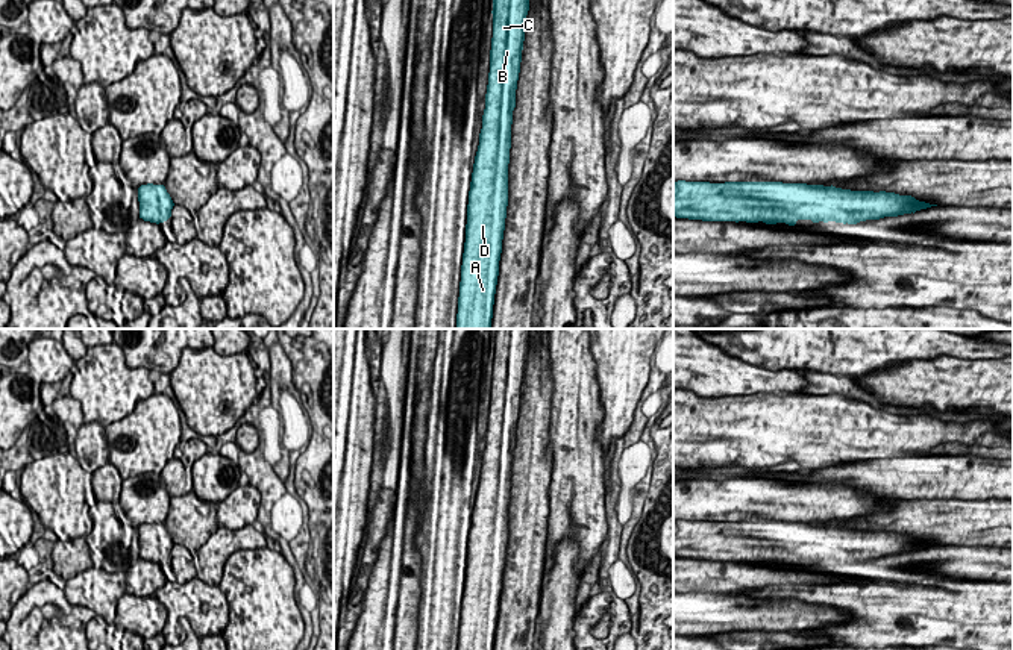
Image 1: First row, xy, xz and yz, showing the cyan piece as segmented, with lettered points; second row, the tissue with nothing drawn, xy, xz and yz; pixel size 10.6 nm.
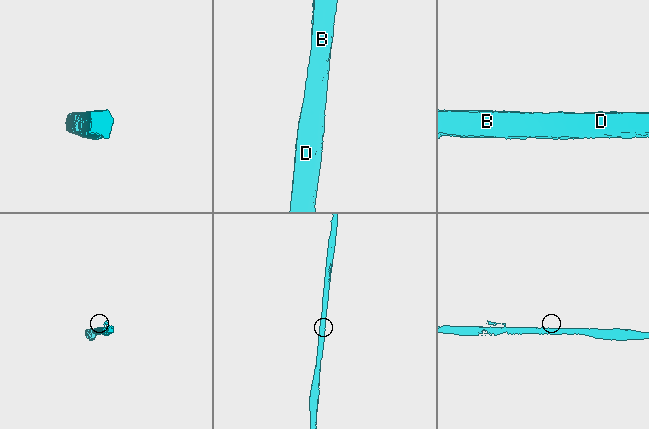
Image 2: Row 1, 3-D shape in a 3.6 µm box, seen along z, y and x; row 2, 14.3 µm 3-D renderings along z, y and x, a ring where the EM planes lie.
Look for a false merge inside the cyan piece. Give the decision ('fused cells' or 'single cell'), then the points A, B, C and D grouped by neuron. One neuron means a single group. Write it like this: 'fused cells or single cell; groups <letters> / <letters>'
single cell; groups A B C D

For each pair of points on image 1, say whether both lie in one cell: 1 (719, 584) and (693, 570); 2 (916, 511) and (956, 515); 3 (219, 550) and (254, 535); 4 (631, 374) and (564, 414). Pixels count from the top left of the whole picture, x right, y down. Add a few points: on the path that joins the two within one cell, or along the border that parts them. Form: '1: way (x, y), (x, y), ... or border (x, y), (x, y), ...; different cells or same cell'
1: way (713, 578), (699, 576); same cell
2: way (925, 515), (947, 515); same cell
3: way (228, 541), (244, 538); same cell
4: border (592, 358), (602, 409), (601, 429); different cells

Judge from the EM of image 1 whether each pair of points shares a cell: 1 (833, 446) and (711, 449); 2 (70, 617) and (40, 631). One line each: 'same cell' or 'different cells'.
1: same cell
2: same cell

